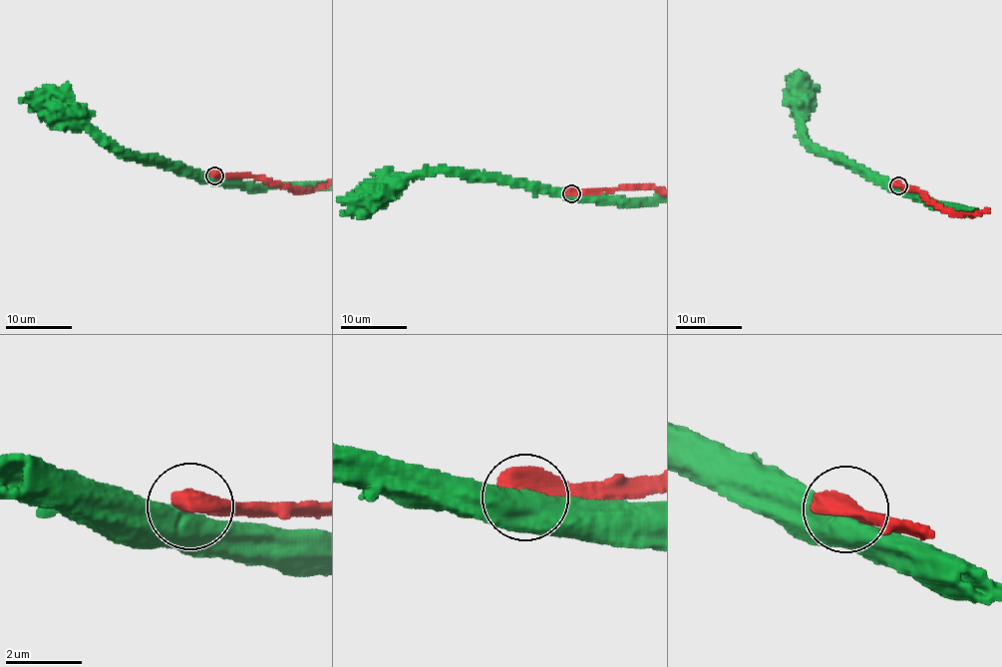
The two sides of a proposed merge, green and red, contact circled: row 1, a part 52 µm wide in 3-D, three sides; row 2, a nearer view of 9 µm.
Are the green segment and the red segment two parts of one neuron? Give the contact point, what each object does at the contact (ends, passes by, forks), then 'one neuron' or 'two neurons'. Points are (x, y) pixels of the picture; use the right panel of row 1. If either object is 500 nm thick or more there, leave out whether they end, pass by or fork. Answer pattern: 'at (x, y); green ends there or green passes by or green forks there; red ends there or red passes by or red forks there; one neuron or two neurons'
at (898, 185); two neurons

